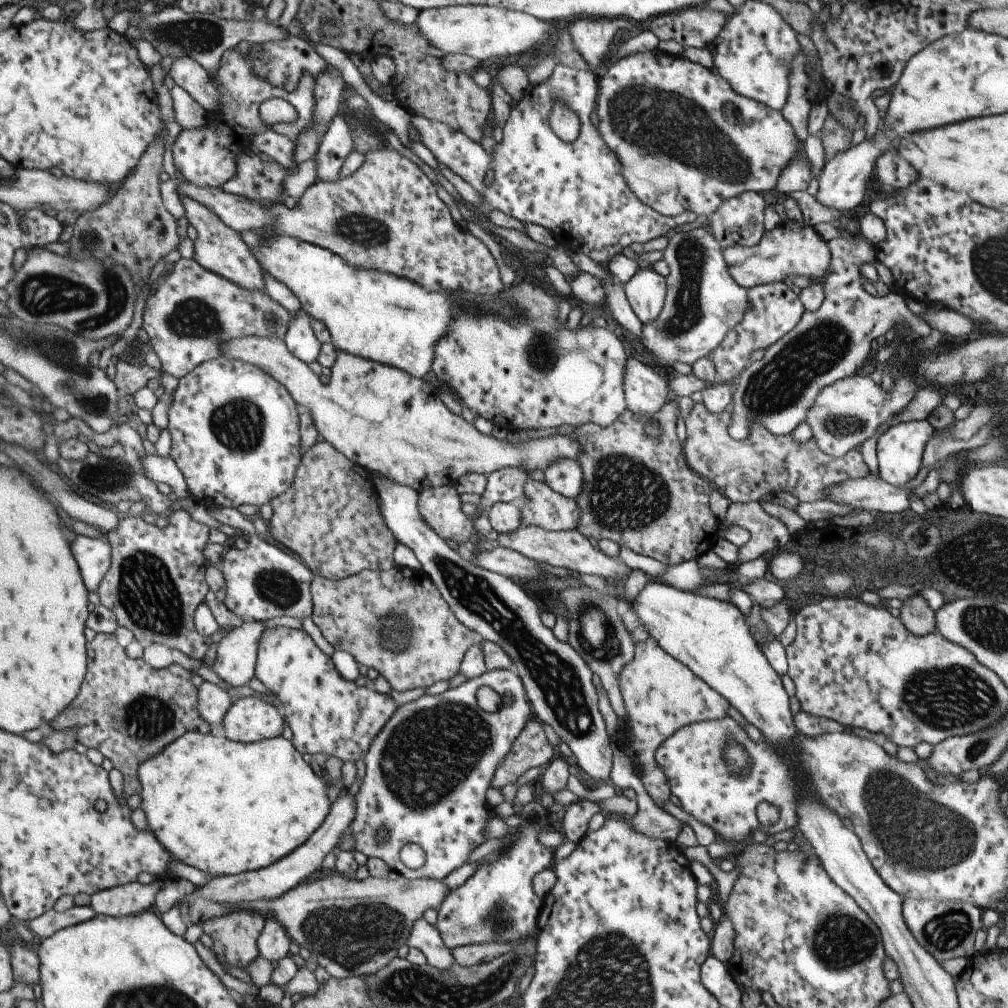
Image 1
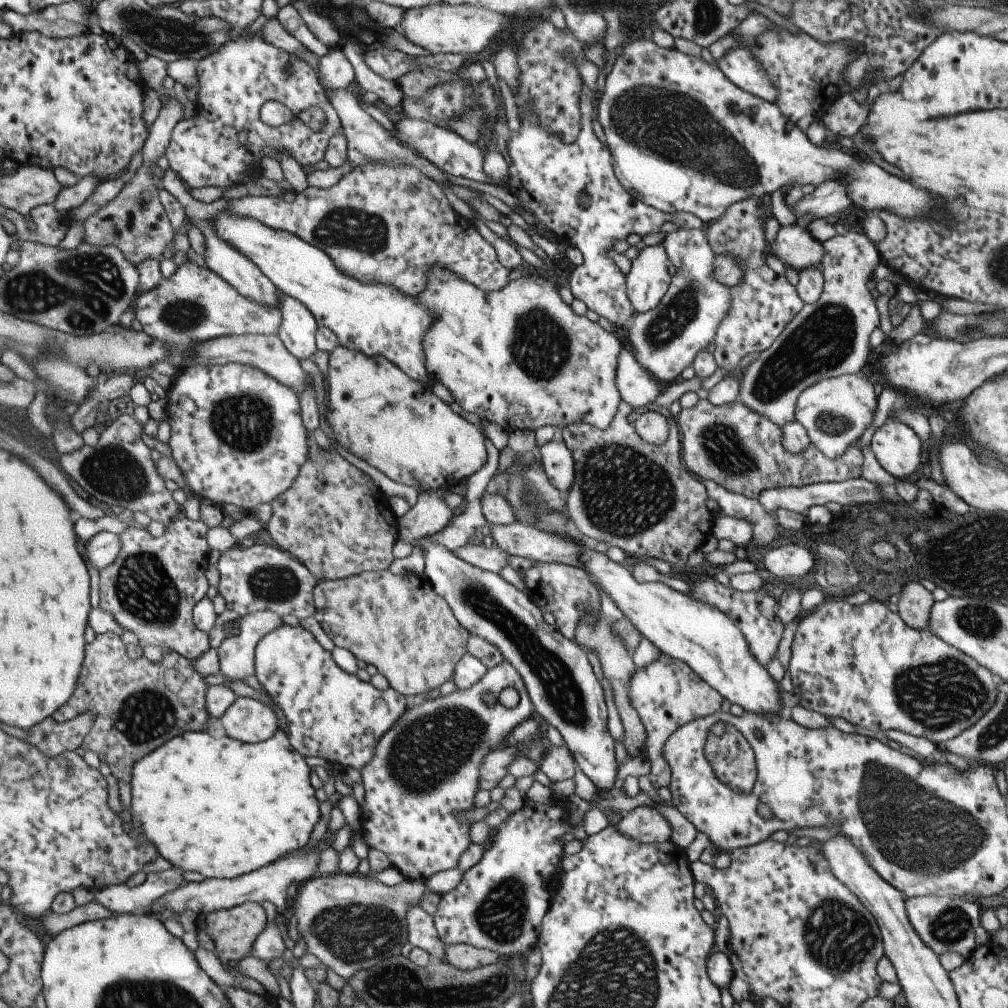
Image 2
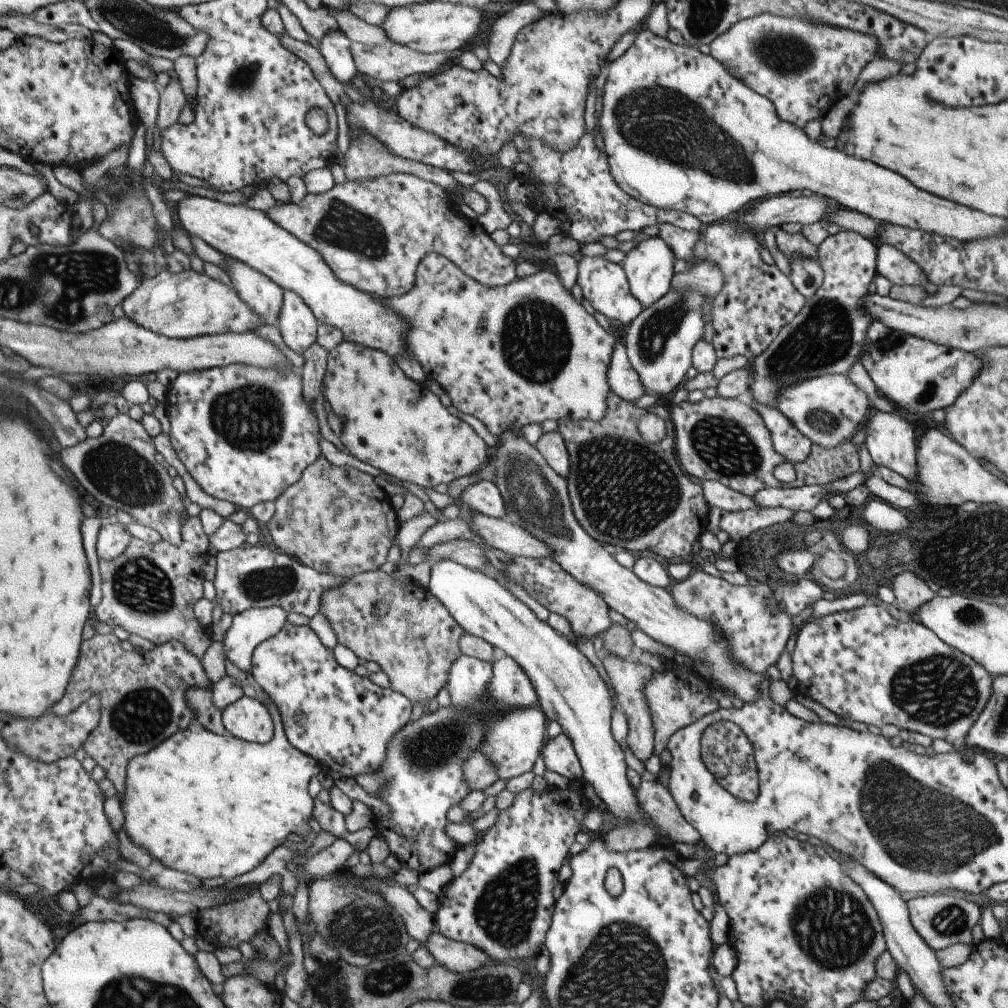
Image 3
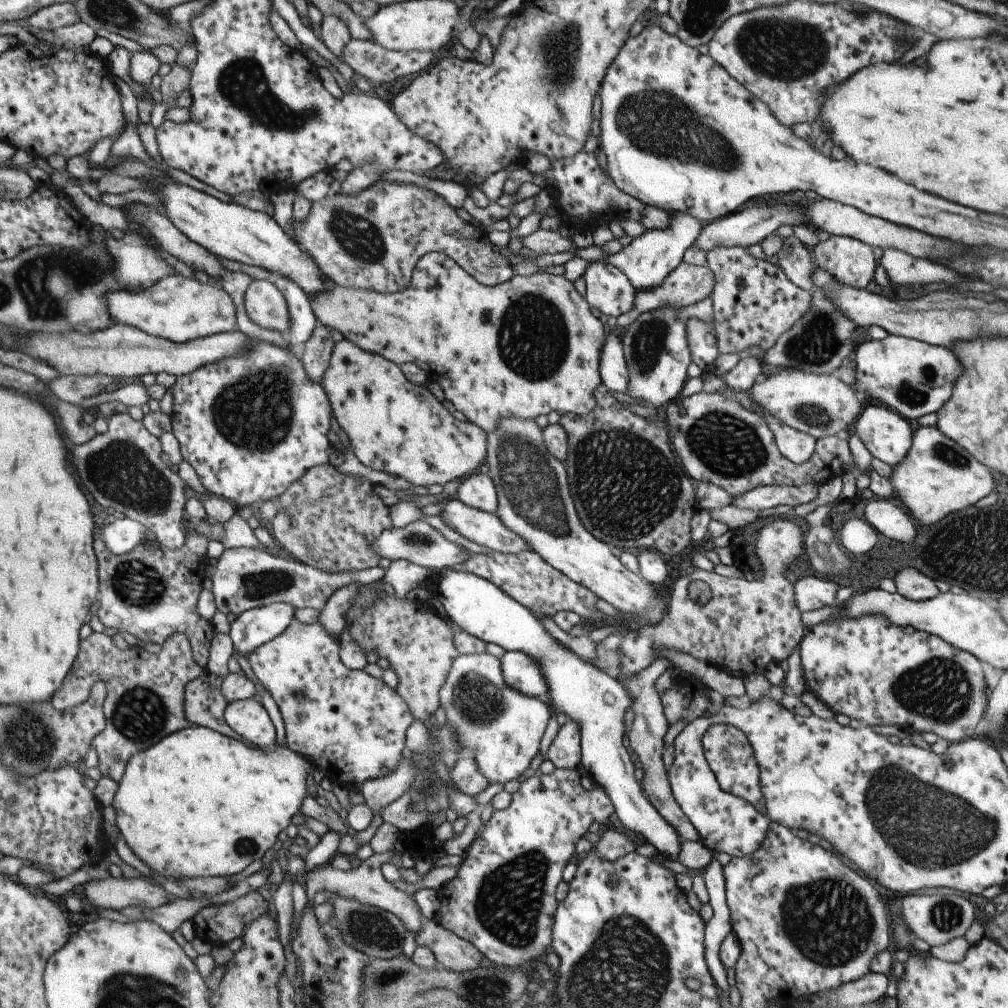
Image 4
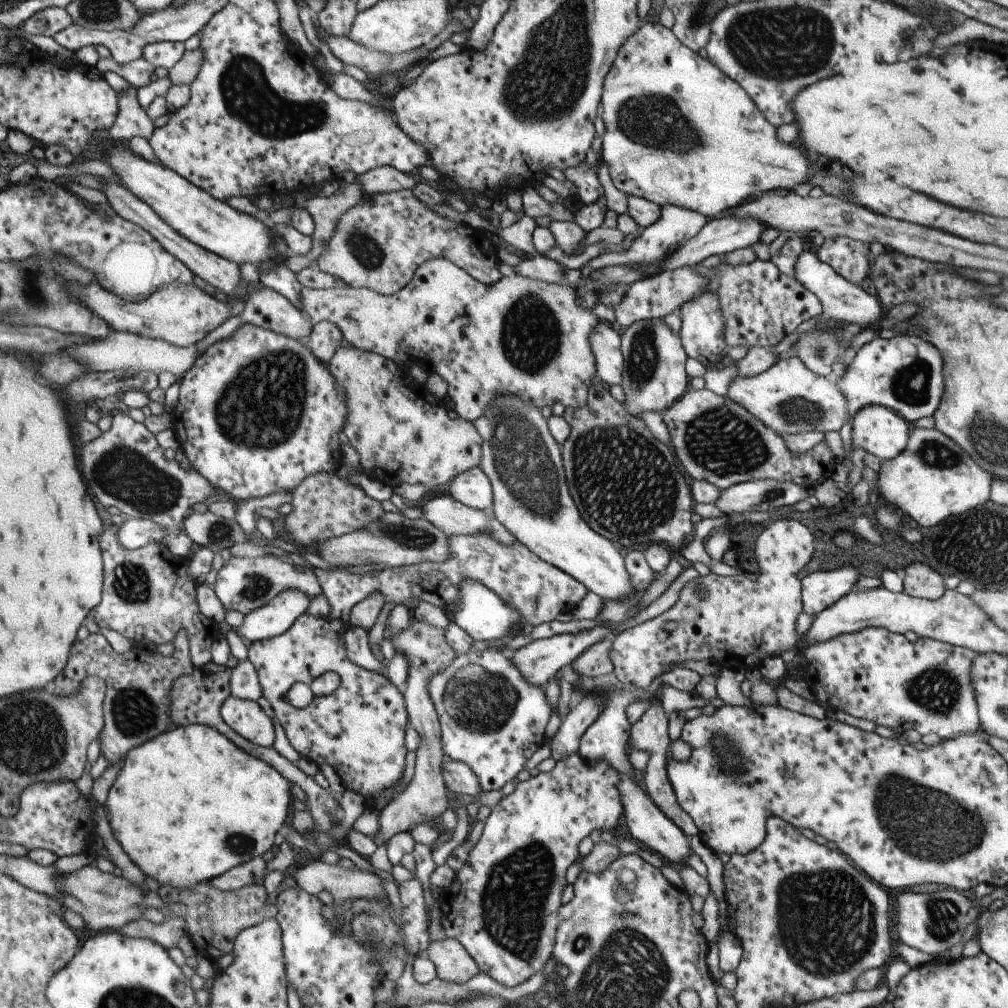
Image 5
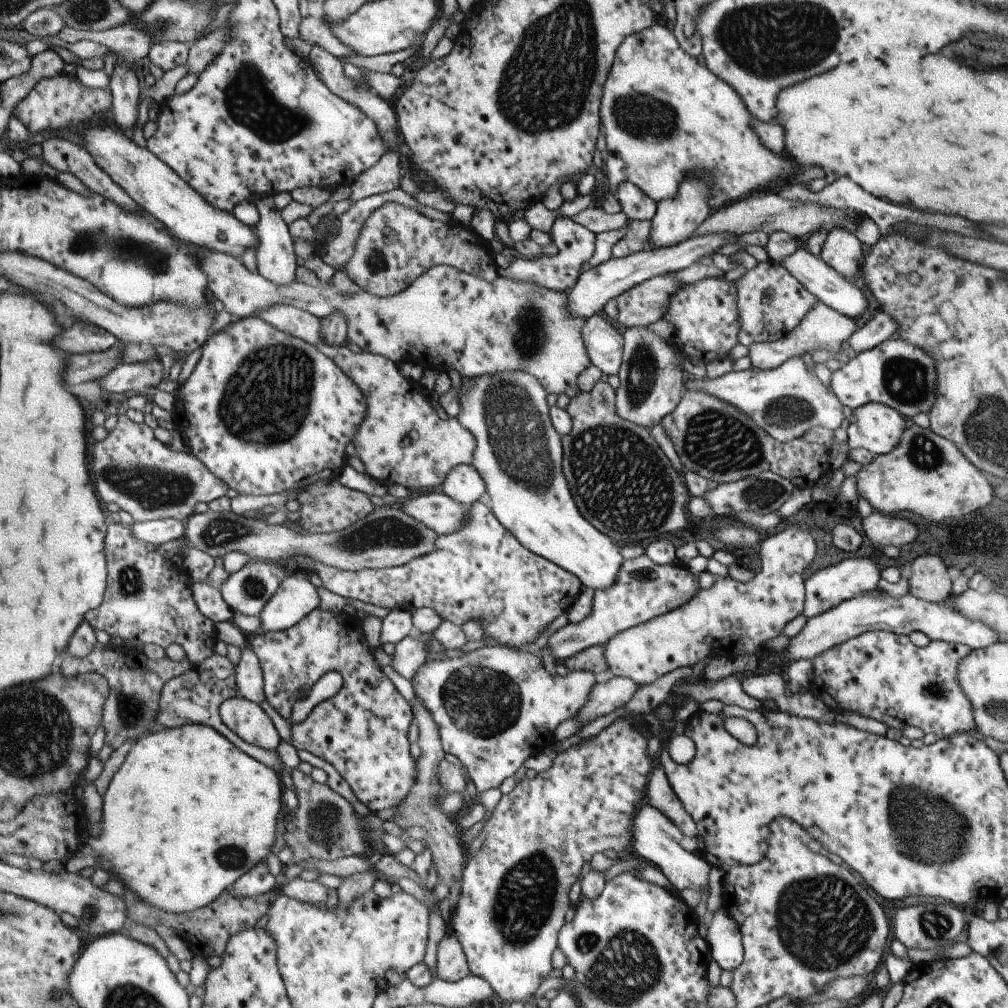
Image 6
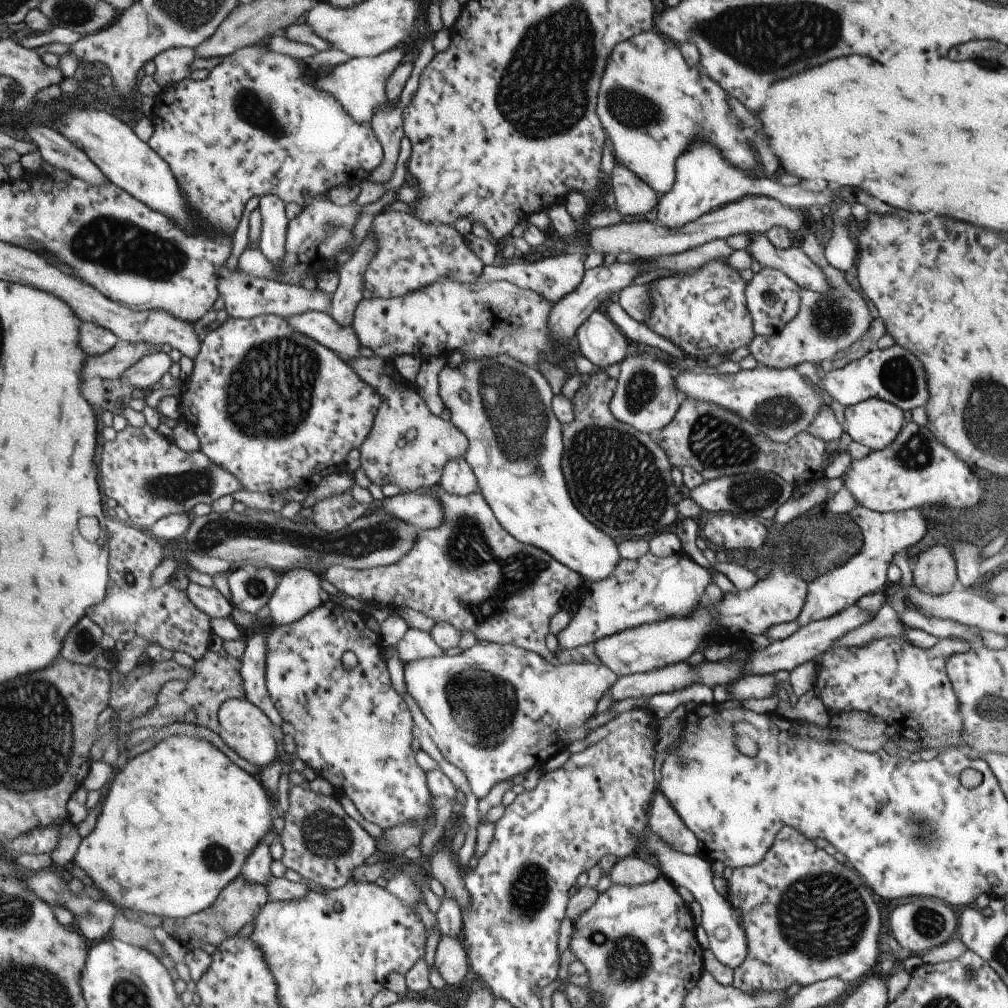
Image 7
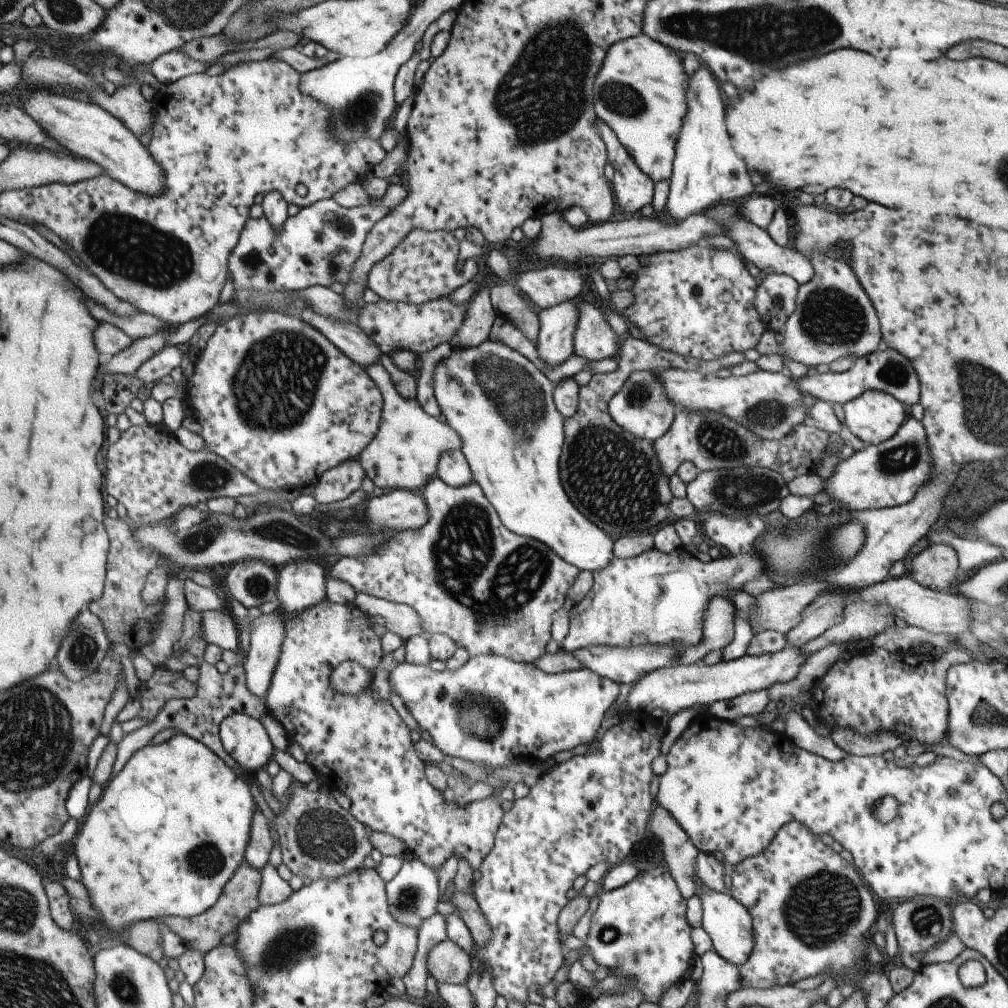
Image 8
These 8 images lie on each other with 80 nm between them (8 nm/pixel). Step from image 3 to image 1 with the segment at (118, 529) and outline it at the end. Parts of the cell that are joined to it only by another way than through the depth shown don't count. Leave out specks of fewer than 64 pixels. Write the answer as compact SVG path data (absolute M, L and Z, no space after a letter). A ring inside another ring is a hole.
M78 535L69 542L69 548L79 568L79 576L83 580L85 590L88 593L95 593L101 578L109 569L111 559L111 548L106 536L95 540Z

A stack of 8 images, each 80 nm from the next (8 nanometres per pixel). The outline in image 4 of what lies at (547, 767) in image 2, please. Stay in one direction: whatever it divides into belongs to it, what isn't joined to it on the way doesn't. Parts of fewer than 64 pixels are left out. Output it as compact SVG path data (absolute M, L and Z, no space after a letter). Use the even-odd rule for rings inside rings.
M567 719L561 725L547 749L547 760L553 764L553 768L579 767L580 762L580 732L578 724Z

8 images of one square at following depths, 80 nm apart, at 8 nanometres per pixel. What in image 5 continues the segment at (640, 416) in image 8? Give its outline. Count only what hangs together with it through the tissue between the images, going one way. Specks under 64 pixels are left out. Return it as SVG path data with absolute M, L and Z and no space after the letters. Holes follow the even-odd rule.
M647 318L633 322L620 336L623 372L619 386L623 391L625 412L638 417L643 412L661 414L669 409L689 387L685 373L687 356L683 351L679 334L672 332L663 318Z

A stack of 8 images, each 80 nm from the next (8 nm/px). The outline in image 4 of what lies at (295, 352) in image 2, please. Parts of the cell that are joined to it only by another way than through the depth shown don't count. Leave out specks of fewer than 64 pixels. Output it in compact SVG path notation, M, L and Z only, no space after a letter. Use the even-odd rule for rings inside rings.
M271 277L270 279L285 299L290 316L290 327L285 335L287 344L295 346L295 344L305 343L317 324L308 296L287 277Z

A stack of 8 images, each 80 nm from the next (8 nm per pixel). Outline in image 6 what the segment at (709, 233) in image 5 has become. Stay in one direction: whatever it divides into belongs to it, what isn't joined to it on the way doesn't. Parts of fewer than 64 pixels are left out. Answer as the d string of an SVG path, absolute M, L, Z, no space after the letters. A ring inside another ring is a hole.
M726 233L706 234L681 241L679 244L656 248L655 250L645 249L637 251L621 258L610 258L587 271L582 272L576 283L566 292L567 314L571 318L590 318L592 315L600 314L603 305L611 298L616 298L621 292L629 287L635 286L644 280L656 277L665 272L681 270L692 262L697 262L703 254L709 254L717 250L723 244L723 235Z

